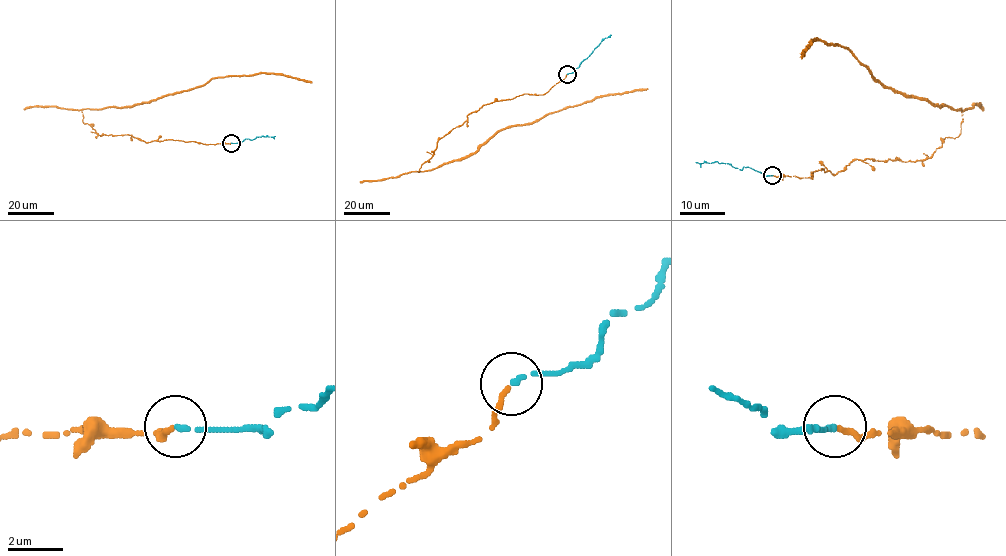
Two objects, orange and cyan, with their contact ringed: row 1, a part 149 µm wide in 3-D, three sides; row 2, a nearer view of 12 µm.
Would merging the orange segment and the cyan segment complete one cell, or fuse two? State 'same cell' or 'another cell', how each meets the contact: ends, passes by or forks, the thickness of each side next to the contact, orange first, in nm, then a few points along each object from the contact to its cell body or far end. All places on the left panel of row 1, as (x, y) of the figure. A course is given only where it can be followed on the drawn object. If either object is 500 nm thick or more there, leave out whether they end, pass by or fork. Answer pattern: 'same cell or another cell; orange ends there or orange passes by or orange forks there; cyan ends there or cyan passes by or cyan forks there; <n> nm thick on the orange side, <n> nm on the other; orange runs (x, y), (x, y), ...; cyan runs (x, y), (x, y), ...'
same cell; orange ends there; cyan ends there; 200 nm thick on the orange side, 190 nm on the other; orange runs (231, 143), (98, 135), (83, 123), (81, 110), (150, 103), (217, 77), (273, 73), (311, 83); cyan runs (231, 143), (275, 136)

